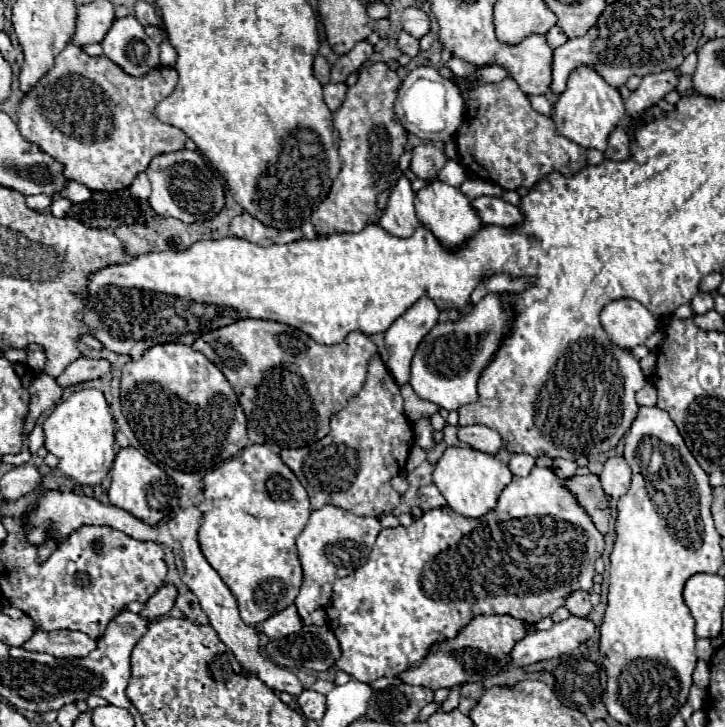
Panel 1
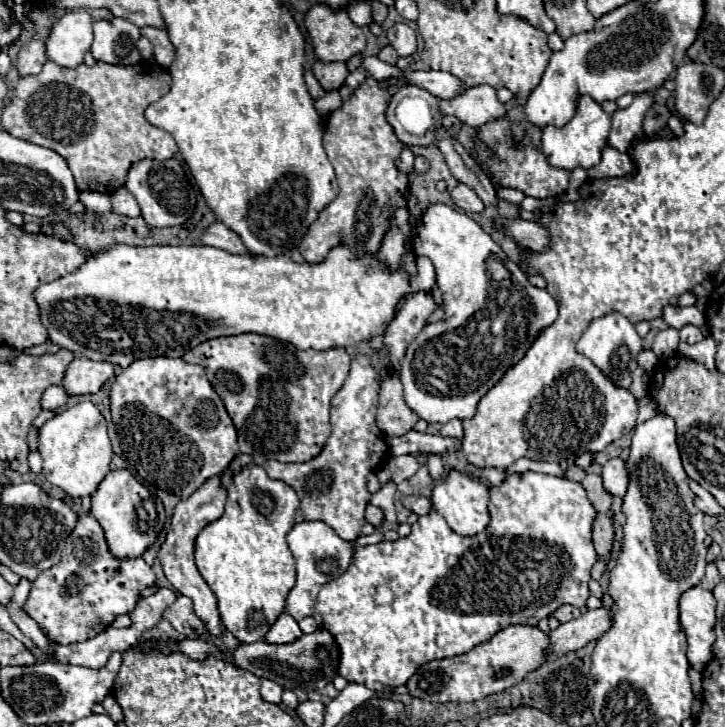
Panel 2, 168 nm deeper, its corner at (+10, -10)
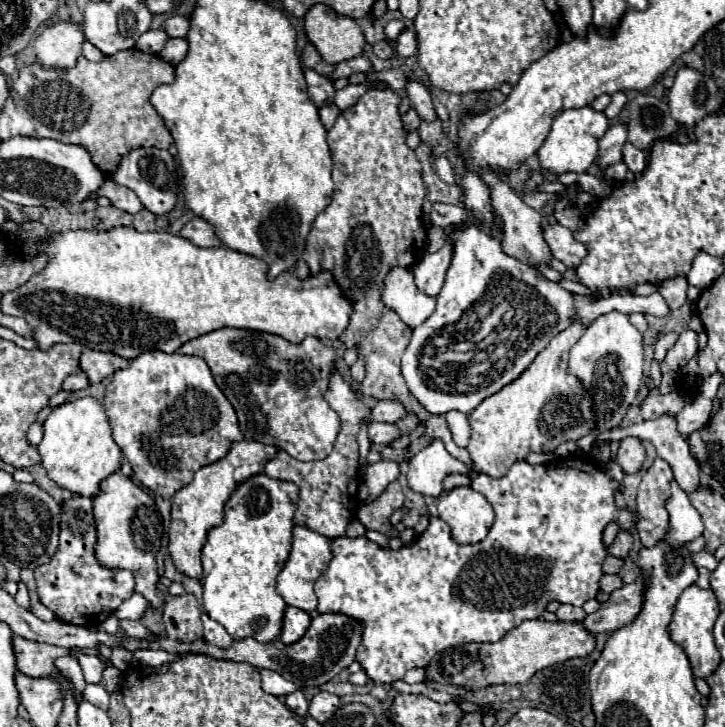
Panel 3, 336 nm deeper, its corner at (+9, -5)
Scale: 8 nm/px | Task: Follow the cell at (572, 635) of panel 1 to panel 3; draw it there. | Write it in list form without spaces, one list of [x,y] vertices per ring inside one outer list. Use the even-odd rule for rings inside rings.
[[[639,578],[615,590],[611,598],[605,604],[601,604],[601,608],[595,614],[589,614],[583,620],[585,628],[591,634],[599,634],[599,632],[615,632],[617,628],[631,624],[643,608],[645,586],[647,586],[647,580]]]

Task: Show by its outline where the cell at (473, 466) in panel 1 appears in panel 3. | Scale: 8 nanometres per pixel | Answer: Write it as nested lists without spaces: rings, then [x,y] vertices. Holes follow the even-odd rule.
[[[453,488],[439,498],[437,508],[457,544],[481,542],[495,520],[491,504],[473,488]]]

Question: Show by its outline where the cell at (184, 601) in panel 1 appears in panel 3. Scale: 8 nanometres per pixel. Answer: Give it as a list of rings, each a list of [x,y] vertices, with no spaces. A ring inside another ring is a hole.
[[[193,594],[169,596],[163,606],[163,624],[165,634],[171,640],[179,642],[195,642],[203,636],[201,624],[201,604]]]

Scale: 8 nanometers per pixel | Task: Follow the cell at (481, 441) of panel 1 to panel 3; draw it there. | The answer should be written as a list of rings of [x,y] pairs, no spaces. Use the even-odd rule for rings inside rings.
[[[371,422],[369,424],[369,438],[375,444],[389,444],[391,440],[399,438],[399,430],[393,424],[381,424],[381,422]]]

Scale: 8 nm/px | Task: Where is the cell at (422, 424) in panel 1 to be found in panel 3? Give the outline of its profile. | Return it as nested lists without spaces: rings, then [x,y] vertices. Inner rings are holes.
[[[451,474],[451,476],[447,476],[445,478],[445,490],[449,492],[449,490],[453,490],[455,486],[469,486],[471,484],[471,480],[469,480],[469,476],[465,476],[465,474]]]

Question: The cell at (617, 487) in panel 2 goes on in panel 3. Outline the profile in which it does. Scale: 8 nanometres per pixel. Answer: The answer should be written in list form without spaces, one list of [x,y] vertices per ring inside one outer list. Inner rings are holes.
[[[633,436],[621,440],[621,446],[617,450],[615,460],[621,464],[623,472],[627,472],[627,474],[639,472],[639,468],[643,466],[643,460],[645,460],[643,442],[639,438],[633,438]]]

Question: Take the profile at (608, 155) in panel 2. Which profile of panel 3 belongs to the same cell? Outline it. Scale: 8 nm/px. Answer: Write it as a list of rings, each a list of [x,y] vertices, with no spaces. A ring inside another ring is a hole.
[[[627,142],[625,148],[623,148],[623,162],[627,164],[627,168],[629,168],[633,174],[639,174],[639,172],[643,172],[645,166],[647,166],[647,154]]]

